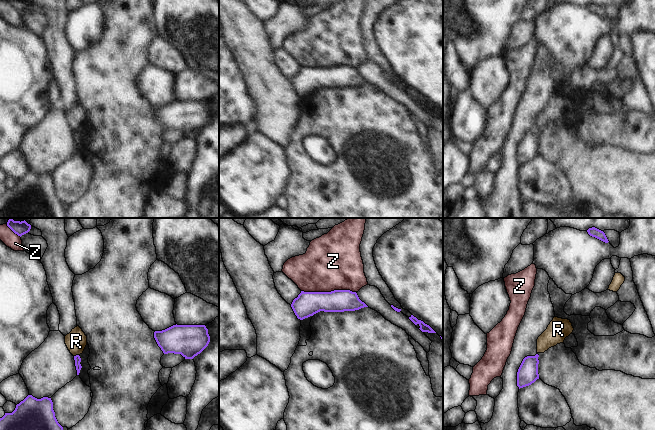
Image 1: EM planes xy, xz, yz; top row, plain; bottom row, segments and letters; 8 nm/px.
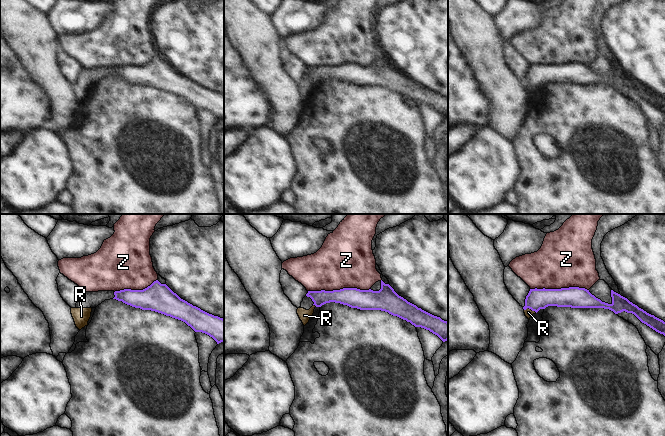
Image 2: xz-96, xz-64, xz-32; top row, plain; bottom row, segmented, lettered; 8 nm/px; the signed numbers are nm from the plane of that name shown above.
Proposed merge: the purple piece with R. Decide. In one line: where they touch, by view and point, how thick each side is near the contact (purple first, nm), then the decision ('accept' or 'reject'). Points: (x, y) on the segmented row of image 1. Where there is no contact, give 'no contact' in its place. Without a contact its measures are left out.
xy (76, 355) | 50/170 nm | reject

